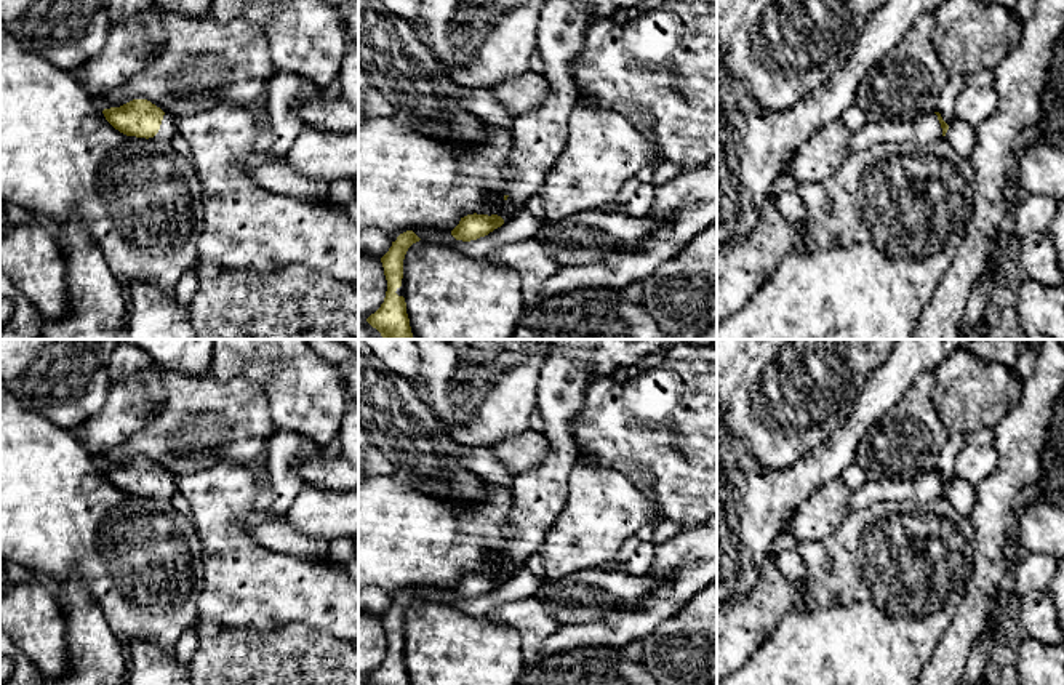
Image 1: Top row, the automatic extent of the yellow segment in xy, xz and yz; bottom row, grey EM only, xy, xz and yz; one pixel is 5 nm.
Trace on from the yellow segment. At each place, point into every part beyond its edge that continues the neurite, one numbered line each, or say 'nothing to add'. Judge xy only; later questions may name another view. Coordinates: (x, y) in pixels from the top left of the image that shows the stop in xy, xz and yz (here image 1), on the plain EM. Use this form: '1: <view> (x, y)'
1: xy (168, 485)

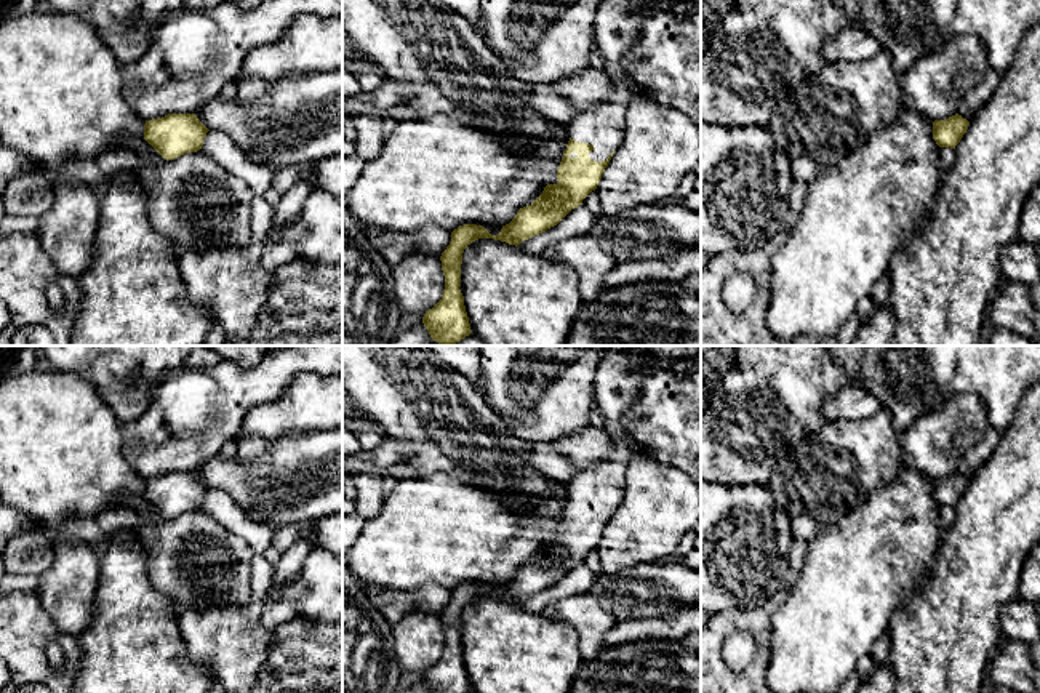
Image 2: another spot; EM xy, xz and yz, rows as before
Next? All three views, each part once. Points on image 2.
1: xz (618, 378)

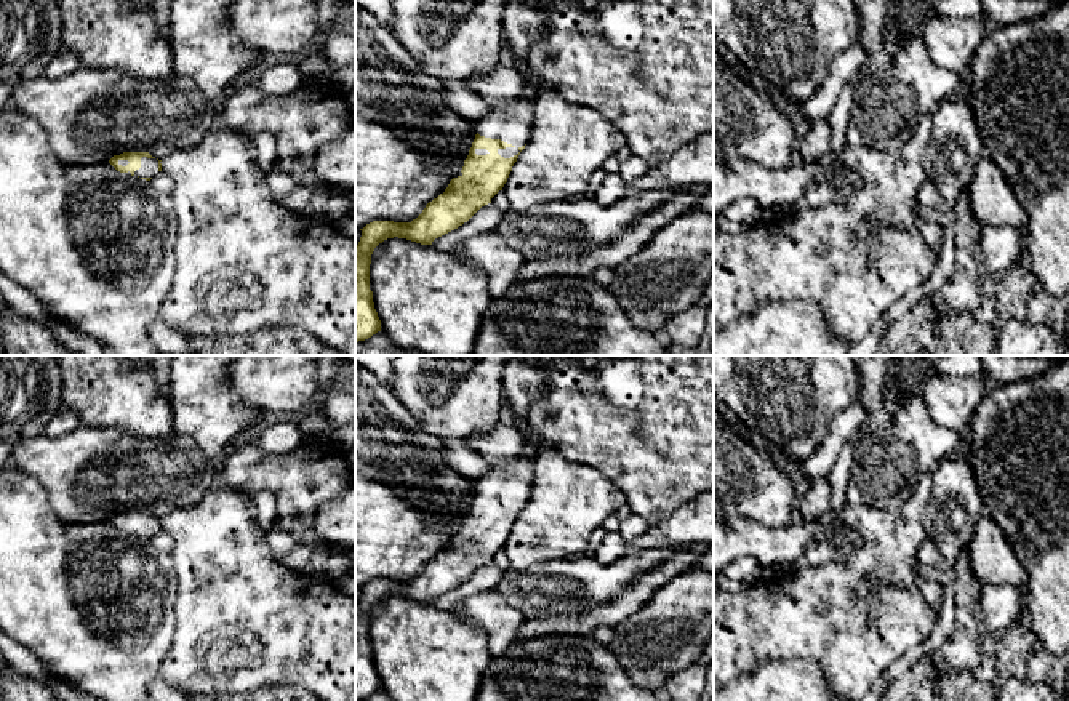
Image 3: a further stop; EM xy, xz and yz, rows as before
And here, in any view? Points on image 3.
1: xz (524, 375)

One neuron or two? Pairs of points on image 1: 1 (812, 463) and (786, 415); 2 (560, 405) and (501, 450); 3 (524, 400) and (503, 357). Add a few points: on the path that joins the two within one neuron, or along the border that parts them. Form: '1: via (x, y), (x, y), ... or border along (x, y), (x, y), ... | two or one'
1: border along (836, 431), (791, 464), (772, 469) | two
2: border along (543, 432), (548, 442), (548, 455), (532, 469) | two
3: via (512, 389), (508, 384), (508, 372), (504, 368) | one

